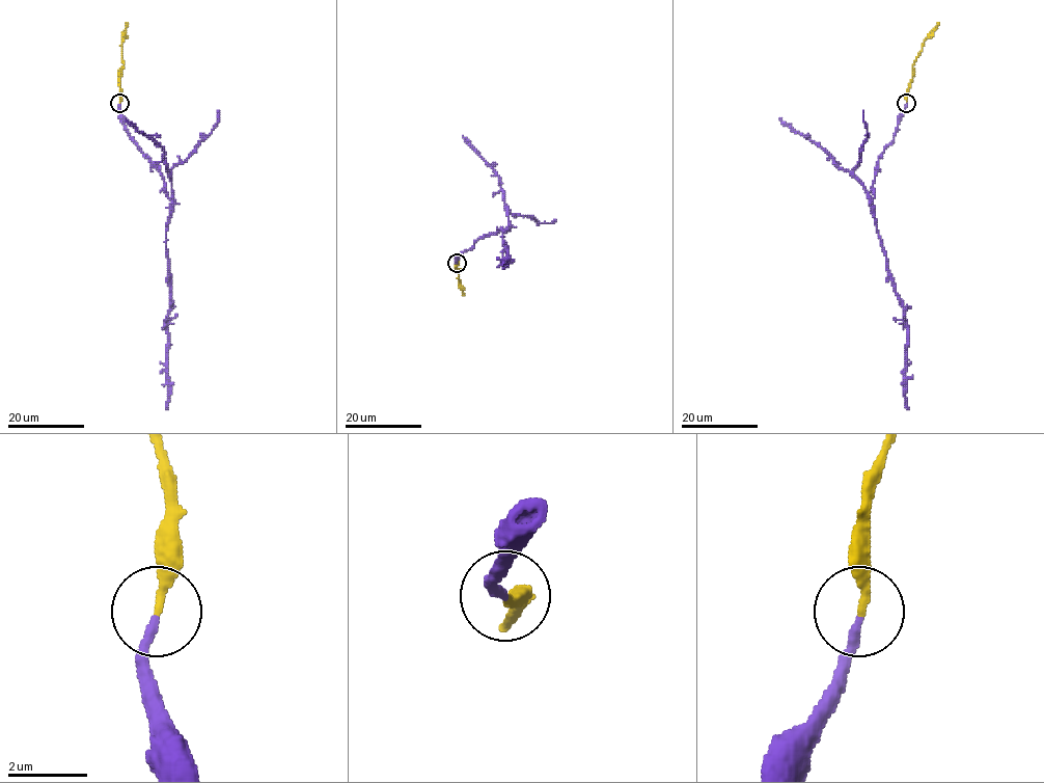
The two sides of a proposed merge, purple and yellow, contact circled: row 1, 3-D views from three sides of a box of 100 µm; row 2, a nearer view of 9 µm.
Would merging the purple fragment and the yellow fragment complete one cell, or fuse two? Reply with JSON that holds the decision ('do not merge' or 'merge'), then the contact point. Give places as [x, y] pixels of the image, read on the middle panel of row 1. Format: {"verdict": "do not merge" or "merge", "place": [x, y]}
{"verdict": "merge", "place": [457, 263]}

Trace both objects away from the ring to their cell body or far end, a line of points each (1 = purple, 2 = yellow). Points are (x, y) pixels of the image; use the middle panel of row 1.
1: (457, 263), (465, 250), (486, 234), (507, 228), (502, 233), (507, 254), (502, 264)
2: (457, 263), (460, 270), (459, 287), (464, 296)

